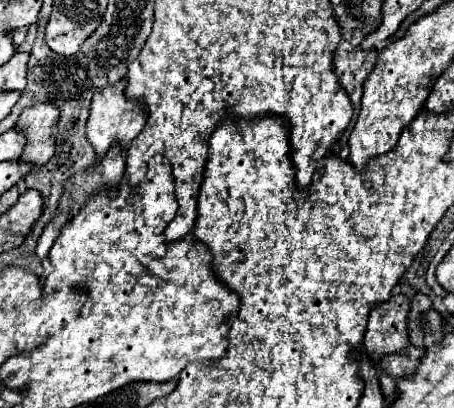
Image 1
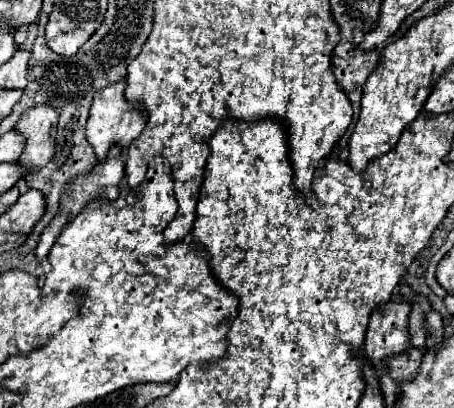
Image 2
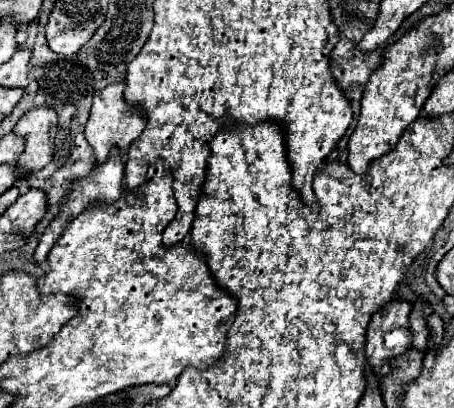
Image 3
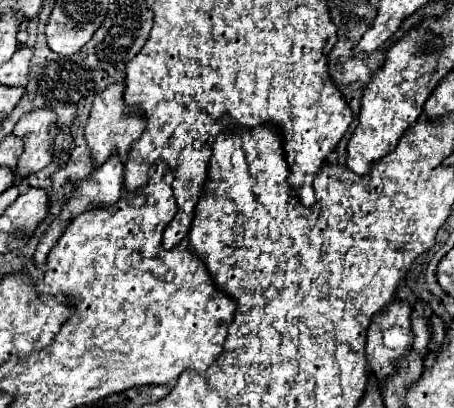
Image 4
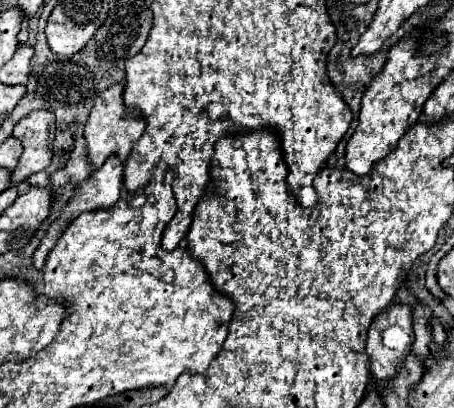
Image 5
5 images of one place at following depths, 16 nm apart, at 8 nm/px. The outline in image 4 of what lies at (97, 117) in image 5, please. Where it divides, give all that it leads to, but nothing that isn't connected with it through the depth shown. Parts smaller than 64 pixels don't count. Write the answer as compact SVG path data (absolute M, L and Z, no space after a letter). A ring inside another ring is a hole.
M112 84L102 94L98 94L94 100L94 106L92 106L90 118L86 122L86 130L84 130L84 138L88 142L94 168L102 166L112 152L118 152L118 156L122 160L126 160L132 144L142 136L142 132L146 128L146 120L136 110L132 110L124 104L122 92L124 92L124 84Z

